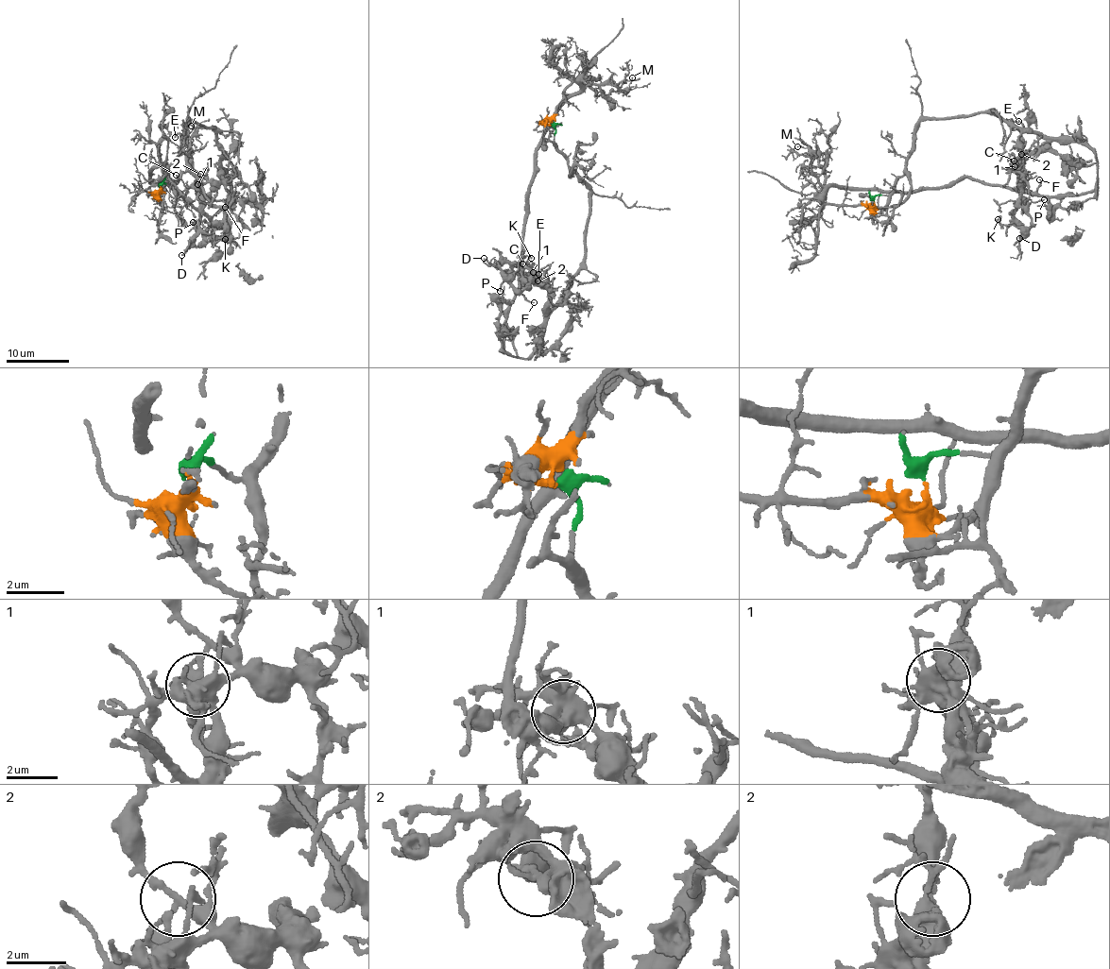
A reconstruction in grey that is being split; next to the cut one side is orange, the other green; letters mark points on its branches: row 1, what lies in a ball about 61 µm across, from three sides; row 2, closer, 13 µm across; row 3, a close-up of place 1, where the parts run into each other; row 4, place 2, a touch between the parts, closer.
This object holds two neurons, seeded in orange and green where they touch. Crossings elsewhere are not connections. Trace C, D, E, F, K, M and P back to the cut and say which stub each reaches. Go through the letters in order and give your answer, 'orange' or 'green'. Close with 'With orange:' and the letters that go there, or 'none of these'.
C: green
D: orange
E: green
F: orange
K: green
M: orange
P: orange
With orange: D, F, M, P

